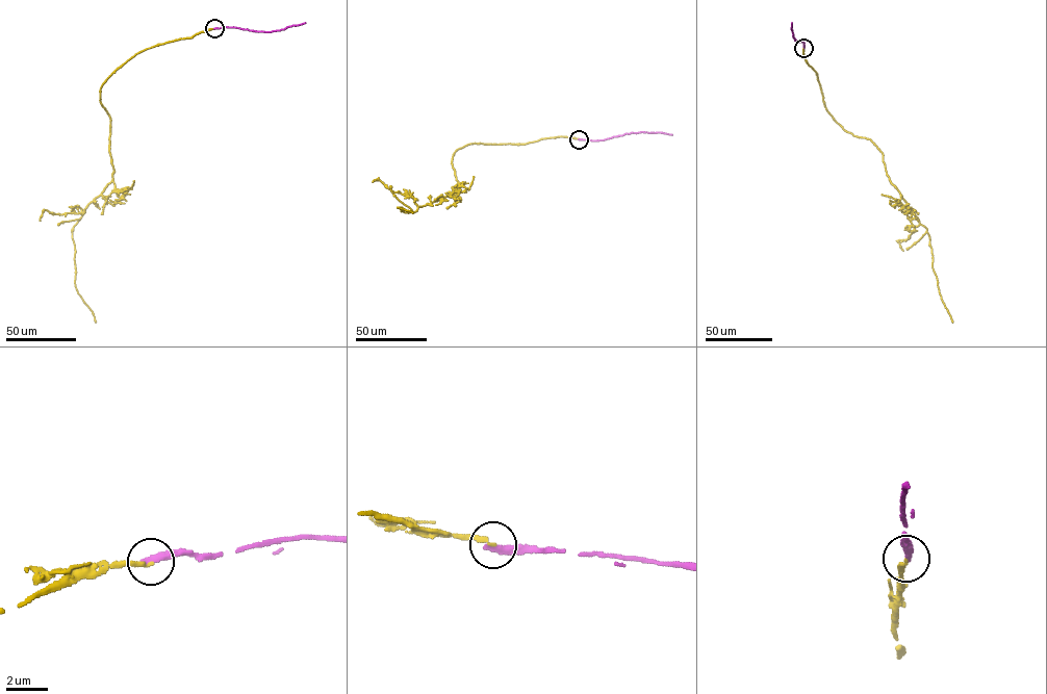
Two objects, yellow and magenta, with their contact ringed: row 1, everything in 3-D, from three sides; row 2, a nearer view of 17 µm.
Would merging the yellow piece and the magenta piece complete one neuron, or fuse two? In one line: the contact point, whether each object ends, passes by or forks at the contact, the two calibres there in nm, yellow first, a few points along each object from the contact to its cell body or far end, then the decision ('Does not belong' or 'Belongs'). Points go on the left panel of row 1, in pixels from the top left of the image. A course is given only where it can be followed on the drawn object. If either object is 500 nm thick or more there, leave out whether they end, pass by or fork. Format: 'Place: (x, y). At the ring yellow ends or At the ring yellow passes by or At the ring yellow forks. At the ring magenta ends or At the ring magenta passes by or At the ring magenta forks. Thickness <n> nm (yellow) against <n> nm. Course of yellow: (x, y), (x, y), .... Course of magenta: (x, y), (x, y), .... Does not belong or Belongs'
Place: (214, 28). At the ring yellow ends. At the ring magenta ends. Thickness 180 nm (yellow) against 380 nm. Course of yellow: (214, 28), (137, 52), (101, 85), (100, 102), (109, 117), (112, 179), (72, 232), (75, 285), (96, 322). Course of magenta: (214, 28), (234, 27), (269, 32), (305, 23). Does not belong

